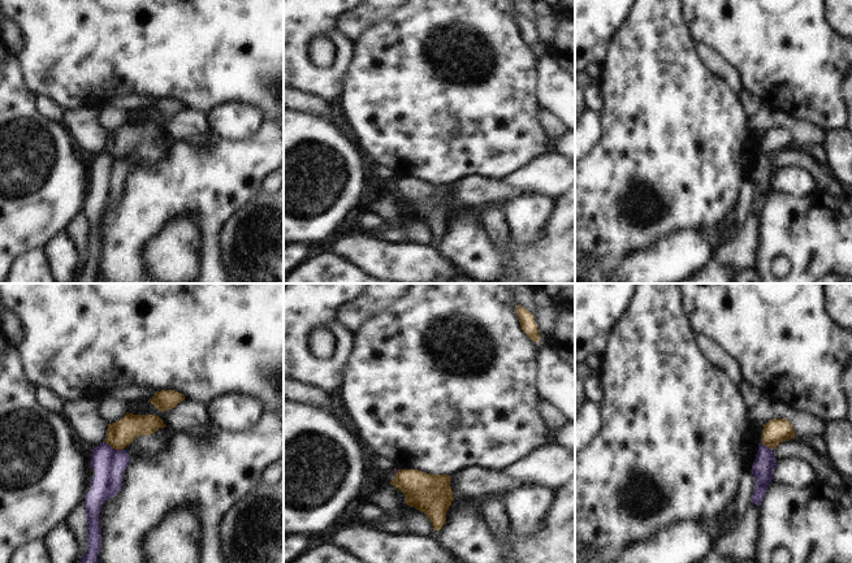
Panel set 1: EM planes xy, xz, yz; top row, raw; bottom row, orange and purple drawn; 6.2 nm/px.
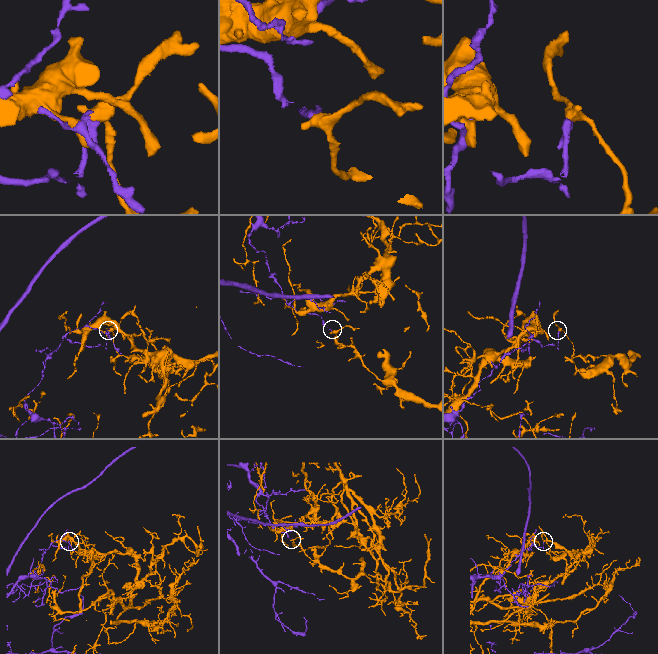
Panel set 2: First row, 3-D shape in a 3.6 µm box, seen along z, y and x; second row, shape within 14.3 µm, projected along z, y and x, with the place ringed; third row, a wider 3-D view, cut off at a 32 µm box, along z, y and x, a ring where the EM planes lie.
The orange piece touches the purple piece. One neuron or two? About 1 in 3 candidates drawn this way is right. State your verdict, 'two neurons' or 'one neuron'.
two neurons

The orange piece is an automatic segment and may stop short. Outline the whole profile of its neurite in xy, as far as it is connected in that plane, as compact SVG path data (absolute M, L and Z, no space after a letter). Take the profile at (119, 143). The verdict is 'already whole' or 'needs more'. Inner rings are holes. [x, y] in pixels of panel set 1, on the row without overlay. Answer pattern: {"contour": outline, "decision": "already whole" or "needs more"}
{"contour": "M126 121L116 131L108 133L104 151L114 159L122 159L138 144L151 144L159 137L165 135L164 130L156 124L133 124Z", "decision": "already whole"}

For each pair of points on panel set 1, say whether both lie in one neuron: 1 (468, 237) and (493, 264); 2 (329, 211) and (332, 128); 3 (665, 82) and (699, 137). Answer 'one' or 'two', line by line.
1: one
2: one
3: one

